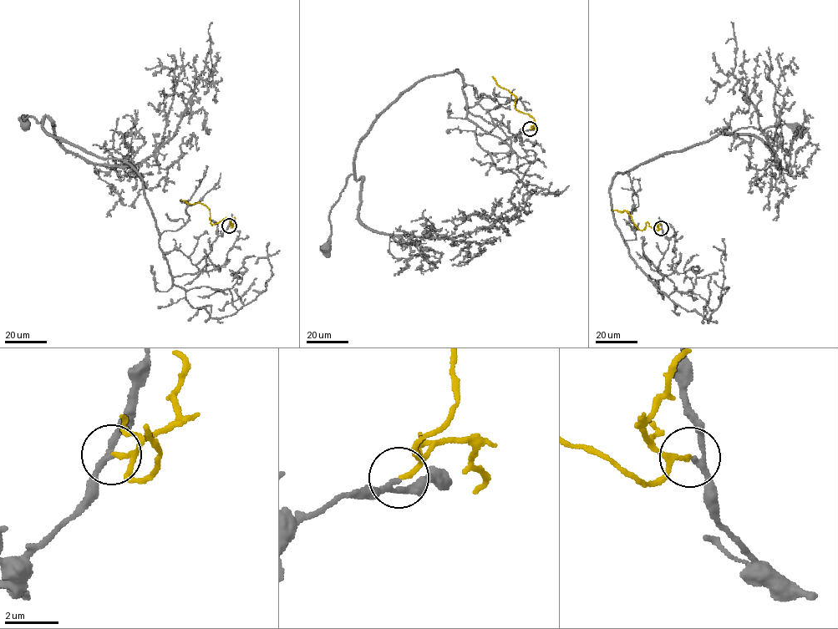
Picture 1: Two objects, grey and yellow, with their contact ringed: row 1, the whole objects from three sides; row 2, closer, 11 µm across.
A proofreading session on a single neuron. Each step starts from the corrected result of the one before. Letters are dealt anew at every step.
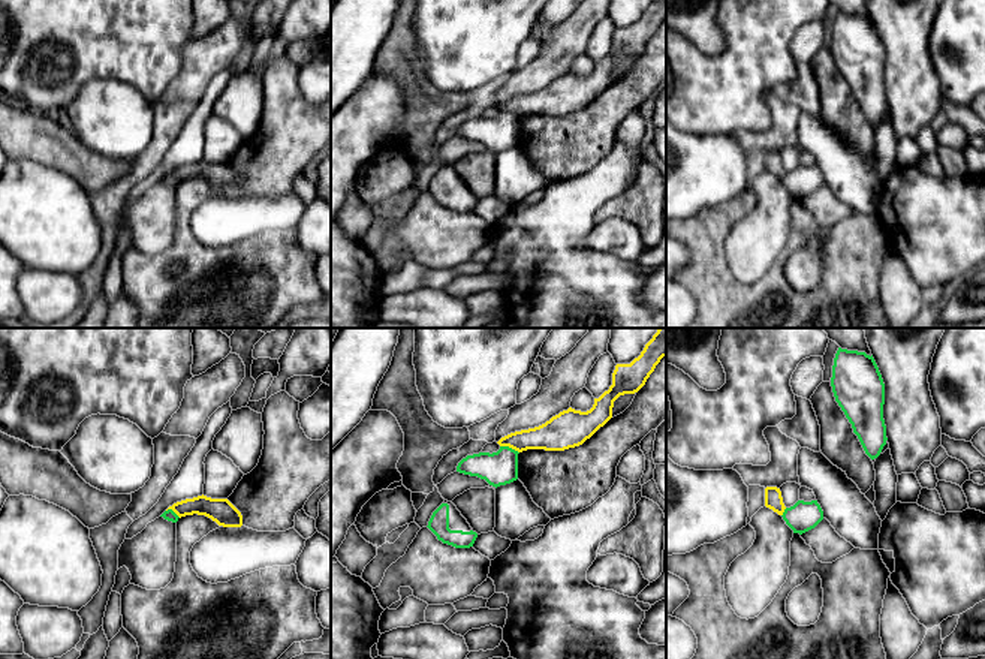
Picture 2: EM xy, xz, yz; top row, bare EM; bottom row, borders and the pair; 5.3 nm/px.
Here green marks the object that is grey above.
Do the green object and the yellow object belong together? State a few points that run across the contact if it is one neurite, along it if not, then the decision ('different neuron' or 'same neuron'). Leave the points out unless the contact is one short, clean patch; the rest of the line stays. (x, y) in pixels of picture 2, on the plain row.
line xz (500, 110), (508, 110), (518, 117); different neuron

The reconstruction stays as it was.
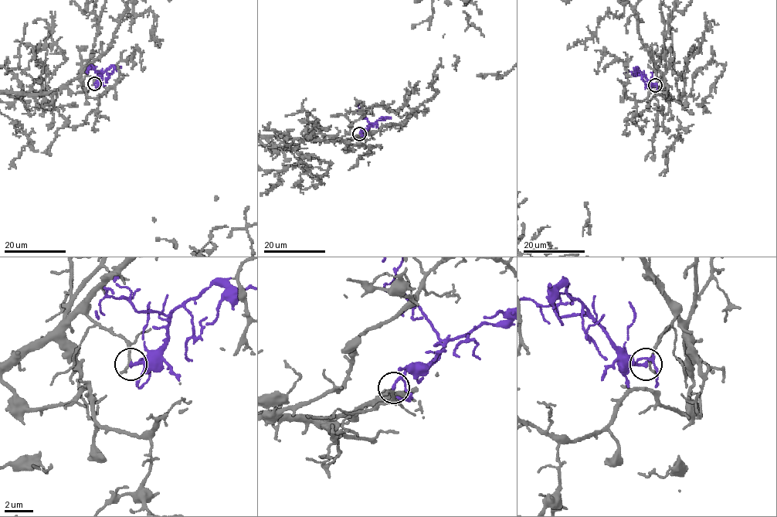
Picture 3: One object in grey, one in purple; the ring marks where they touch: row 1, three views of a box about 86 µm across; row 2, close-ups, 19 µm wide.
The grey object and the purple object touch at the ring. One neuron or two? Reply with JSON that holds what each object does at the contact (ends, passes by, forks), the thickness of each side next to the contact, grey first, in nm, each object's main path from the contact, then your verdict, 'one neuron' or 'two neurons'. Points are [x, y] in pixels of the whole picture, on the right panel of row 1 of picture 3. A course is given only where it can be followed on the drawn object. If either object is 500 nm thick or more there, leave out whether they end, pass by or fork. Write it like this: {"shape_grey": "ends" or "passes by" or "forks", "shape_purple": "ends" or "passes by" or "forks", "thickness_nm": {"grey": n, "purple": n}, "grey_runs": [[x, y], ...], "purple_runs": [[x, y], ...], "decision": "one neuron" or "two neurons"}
{"shape_grey": "ends", "shape_purple": "passes by", "thickness_nm": {"grey": 220, "purple": 170}, "grey_runs": [[656, 85], [662, 75], [672, 100], [644, 59], [592, 49], [593, 38], [586, 45], [680, 34], [697, 45]], "purple_runs": [[655, 85], [640, 74], [626, 72], [625, 75], [628, 76]], "decision": "one neuron"}

